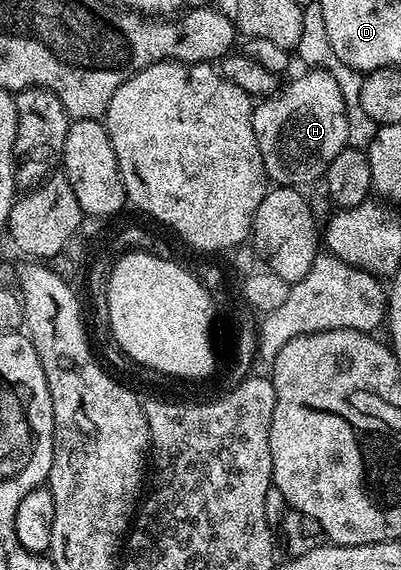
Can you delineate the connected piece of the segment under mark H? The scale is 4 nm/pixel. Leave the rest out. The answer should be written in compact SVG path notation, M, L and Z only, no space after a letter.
M314 68L304 70L297 80L292 80L288 85L281 87L272 93L271 96L261 99L259 103L252 109L252 125L254 126L254 138L258 138L258 150L262 154L262 162L264 163L264 171L271 183L276 186L305 186L304 184L312 184L321 179L324 171L330 166L330 162L334 162L334 158L338 158L341 150L348 147L348 119L346 118L346 102L342 102L342 90L338 90L338 82L334 82L334 78L329 72L323 68Z

